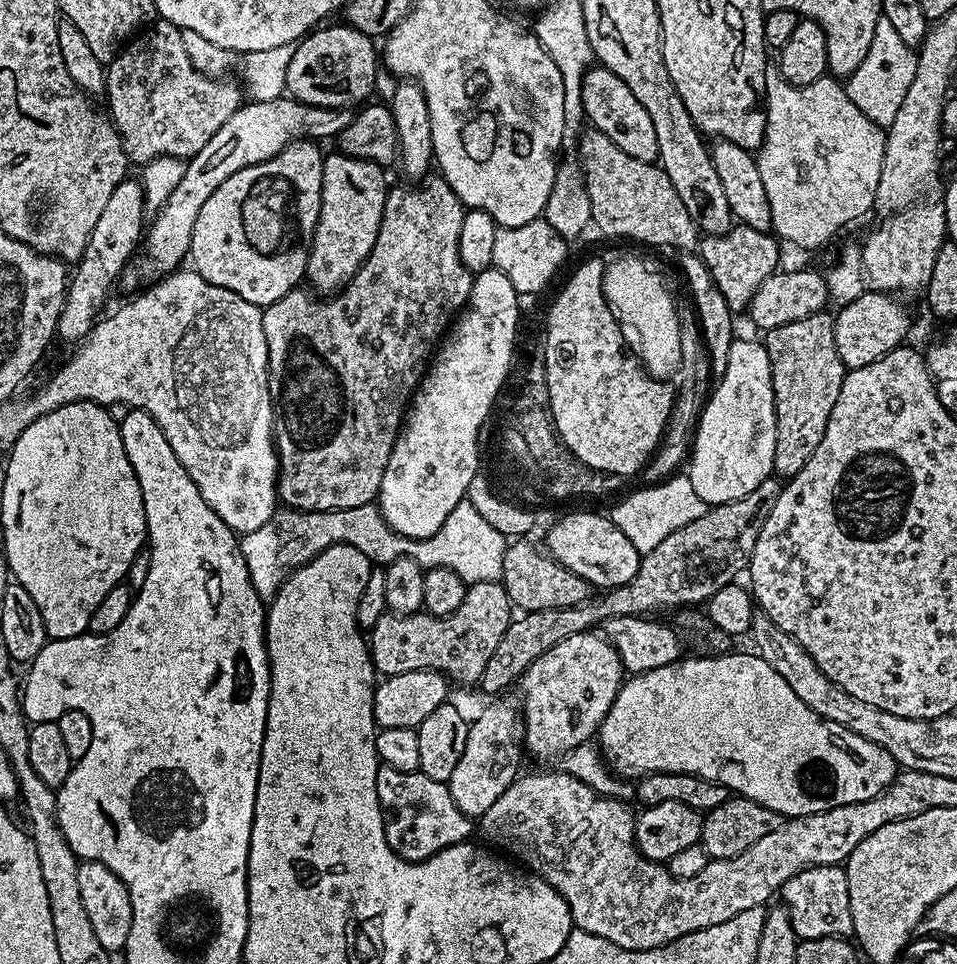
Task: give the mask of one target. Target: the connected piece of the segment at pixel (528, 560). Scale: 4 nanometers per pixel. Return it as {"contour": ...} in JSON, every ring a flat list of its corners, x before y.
{"contour":[[520,538,509,543,506,554,502,558,502,574,499,581,504,585,513,609,525,613,578,606,593,595,592,585,568,568,562,567,557,560,552,559,543,551,536,552,535,546,527,544,528,542,527,539]]}

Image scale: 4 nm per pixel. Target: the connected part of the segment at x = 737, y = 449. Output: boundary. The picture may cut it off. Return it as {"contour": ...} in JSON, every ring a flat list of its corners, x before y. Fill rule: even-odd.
{"contour":[[733,339,726,374,719,376,707,397,686,461,686,475,698,498,709,506,746,498,750,490,773,475,775,437,774,386,768,352,759,339]]}

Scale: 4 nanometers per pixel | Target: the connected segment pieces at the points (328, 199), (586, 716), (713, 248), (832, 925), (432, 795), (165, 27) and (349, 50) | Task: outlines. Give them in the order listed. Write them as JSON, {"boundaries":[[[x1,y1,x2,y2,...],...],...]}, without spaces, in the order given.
{"boundaries":[[[339,150,325,155,318,226,308,252,306,273,307,283,317,293,339,293,366,262,370,250,374,250,389,190,389,185,384,184,384,172,385,169,372,160,354,158]],[[599,631,570,634,566,642,550,646,542,658,530,662,518,681,524,721,523,747,536,756,559,758,574,750,574,746,589,743,597,735,625,679,614,646]],[[736,224,726,234,704,236,699,241,698,255,704,261,706,270,710,270,710,278,714,278,733,314,743,313,754,294,758,294,758,286,762,286,762,282,777,271,779,246,777,237,771,231,754,230,745,224]],[[841,865,814,866,794,874,785,882,783,896,782,907,787,910,790,922,800,940,852,936,850,886,847,871]],[[380,764,376,769,378,802,384,811,384,837,396,856,403,860,429,860,434,854,455,844,463,844,474,832,473,817,462,814,450,798,447,784,434,782,421,772,394,770]],[[162,19,147,25,106,68,107,111,124,139,124,152,129,161,143,166,163,156,191,158,198,154,198,150,202,150,202,146,206,146,206,142,210,142,210,138,214,138,214,134,218,134,218,130,222,130,222,126,226,126,231,116,242,107,241,85,235,79,227,80,207,76,196,69,190,54,186,54,181,29]],[[321,27,309,32,296,44,290,70,286,70,291,99,323,108,351,109,352,104,359,105,373,95,378,71,377,45,375,48,373,37,364,36,358,29,343,27]]]}

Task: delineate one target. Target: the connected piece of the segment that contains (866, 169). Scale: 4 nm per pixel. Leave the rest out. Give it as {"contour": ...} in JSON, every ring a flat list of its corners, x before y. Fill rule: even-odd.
{"contour":[[770,66,764,73,766,134,756,157,762,186,770,203,771,229,781,241,812,250,824,245,840,228,875,207,887,133,850,102,847,89,835,77,825,76,810,86,796,87,782,78,779,67]]}

